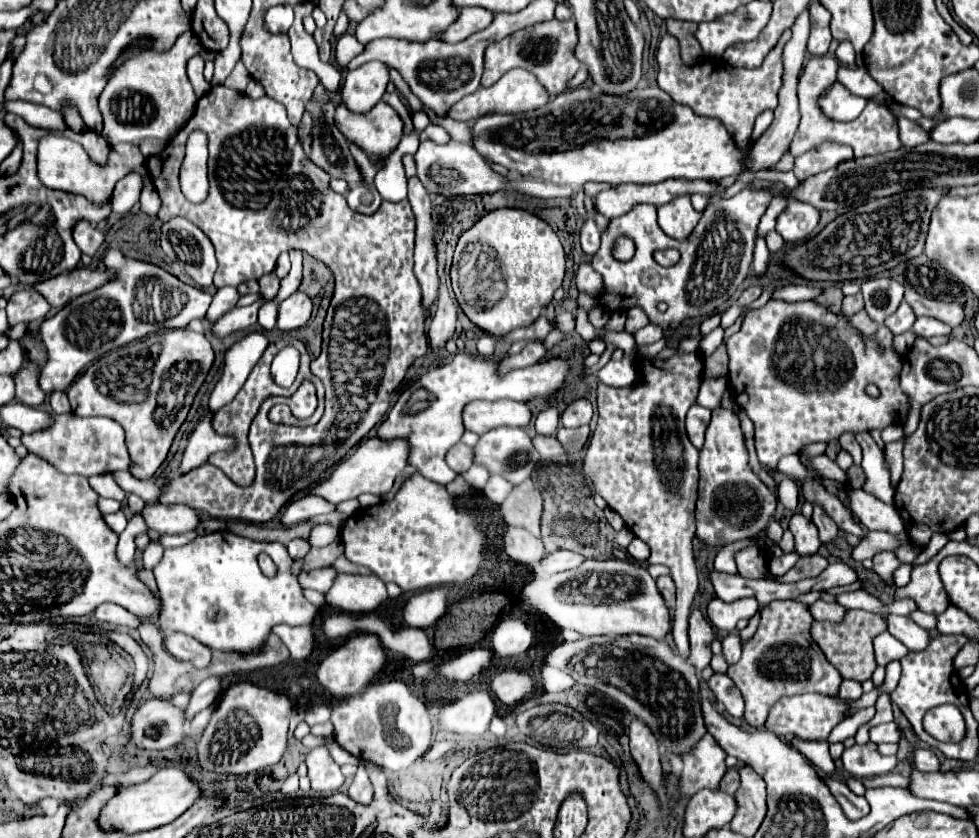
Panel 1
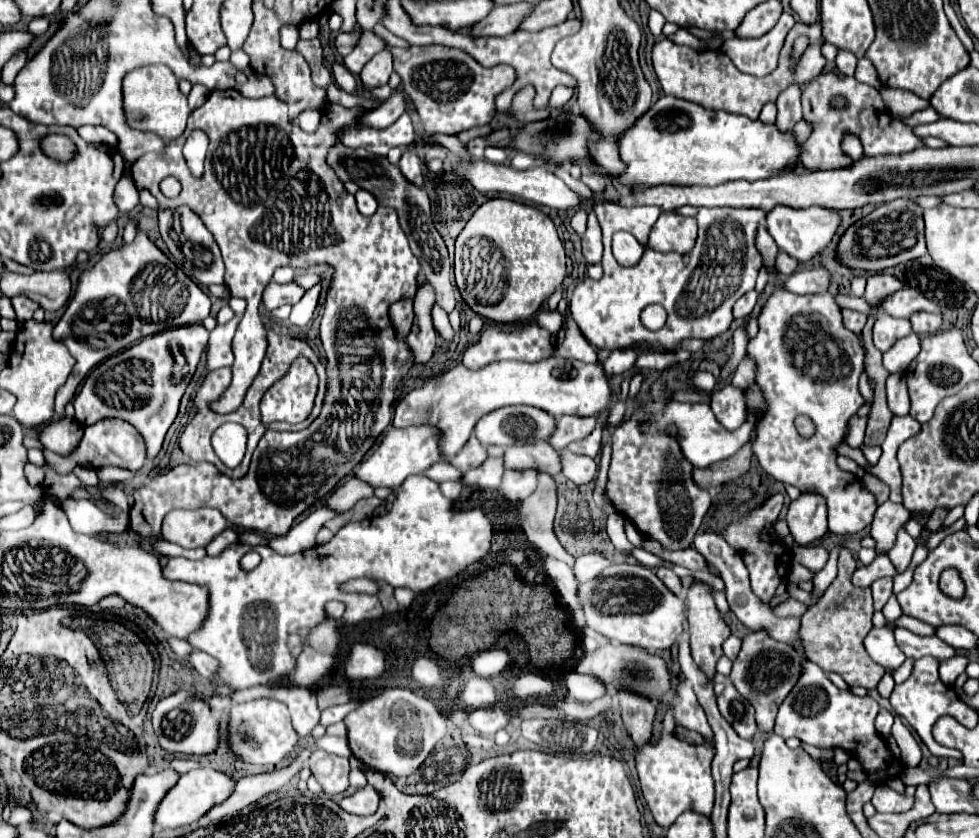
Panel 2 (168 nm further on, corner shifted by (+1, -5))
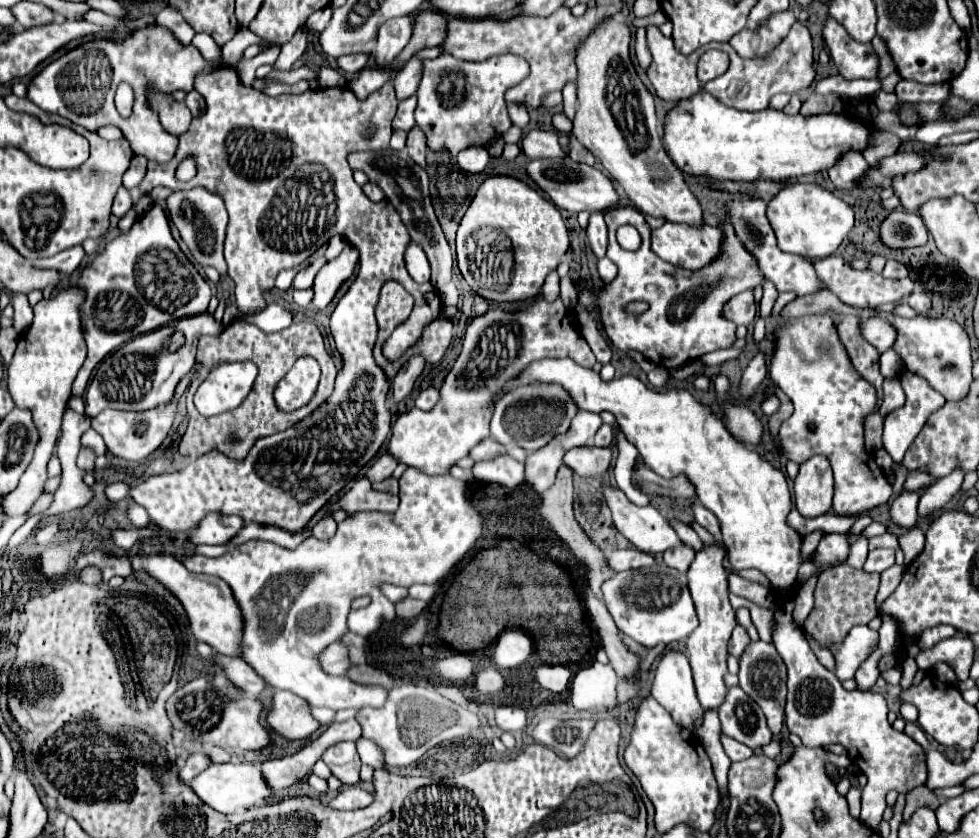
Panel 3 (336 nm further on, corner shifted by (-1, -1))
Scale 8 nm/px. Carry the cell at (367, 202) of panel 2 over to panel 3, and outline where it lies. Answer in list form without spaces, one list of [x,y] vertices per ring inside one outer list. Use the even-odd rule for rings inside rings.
[[[368,181],[362,189],[364,189],[366,197],[368,197],[370,201],[374,201],[374,203],[378,203],[378,201],[382,201],[382,199],[384,199],[384,191],[382,191],[376,183],[370,183],[370,181]]]

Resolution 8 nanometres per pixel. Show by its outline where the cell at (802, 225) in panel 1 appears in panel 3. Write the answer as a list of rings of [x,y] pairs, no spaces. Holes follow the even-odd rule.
[[[788,183],[766,207],[766,217],[778,237],[778,247],[788,253],[822,259],[832,255],[854,227],[854,213],[846,201],[818,183]]]

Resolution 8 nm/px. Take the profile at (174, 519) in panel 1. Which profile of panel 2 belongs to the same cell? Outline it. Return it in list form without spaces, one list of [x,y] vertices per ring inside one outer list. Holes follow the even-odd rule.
[[[174,509],[164,517],[162,537],[184,549],[196,549],[206,547],[214,535],[228,527],[218,509]]]

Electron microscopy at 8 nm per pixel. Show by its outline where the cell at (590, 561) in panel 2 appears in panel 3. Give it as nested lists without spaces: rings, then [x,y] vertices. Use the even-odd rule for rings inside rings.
[[[618,549],[608,555],[608,563],[614,571],[628,571],[628,569],[650,567],[656,563],[656,557],[640,549]]]

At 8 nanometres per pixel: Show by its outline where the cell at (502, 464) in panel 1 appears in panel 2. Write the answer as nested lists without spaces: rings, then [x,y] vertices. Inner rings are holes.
[[[548,441],[506,447],[504,467],[512,469],[512,471],[536,469],[538,473],[548,473],[548,475],[556,475],[560,471],[558,453],[548,445]]]

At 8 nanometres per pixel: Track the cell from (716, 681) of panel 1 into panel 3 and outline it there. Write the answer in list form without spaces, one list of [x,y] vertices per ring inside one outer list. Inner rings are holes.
[[[732,687],[724,705],[718,709],[722,731],[732,739],[748,745],[756,755],[772,741],[772,731],[766,725],[762,709],[740,687]]]

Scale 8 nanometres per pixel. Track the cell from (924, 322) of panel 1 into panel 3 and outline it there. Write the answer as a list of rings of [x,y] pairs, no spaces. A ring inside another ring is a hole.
[[[912,291],[906,301],[908,301],[908,305],[914,307],[918,313],[924,313],[924,311],[930,309],[930,297],[928,297],[924,291]]]

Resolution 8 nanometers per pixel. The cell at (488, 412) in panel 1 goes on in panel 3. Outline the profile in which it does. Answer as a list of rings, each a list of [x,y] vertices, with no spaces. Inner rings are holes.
[[[530,383],[530,385],[520,385],[500,397],[494,409],[494,417],[490,423],[490,437],[500,441],[502,445],[518,445],[526,451],[536,451],[548,441],[552,441],[556,435],[566,433],[570,427],[570,421],[578,413],[578,405],[570,397],[570,393],[558,385],[558,383]]]

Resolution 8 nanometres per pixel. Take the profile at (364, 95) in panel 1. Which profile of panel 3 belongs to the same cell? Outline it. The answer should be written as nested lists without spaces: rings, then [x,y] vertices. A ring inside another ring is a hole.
[[[404,15],[392,21],[386,21],[378,31],[378,47],[376,47],[376,65],[388,67],[392,59],[406,47],[412,35],[412,17]]]

